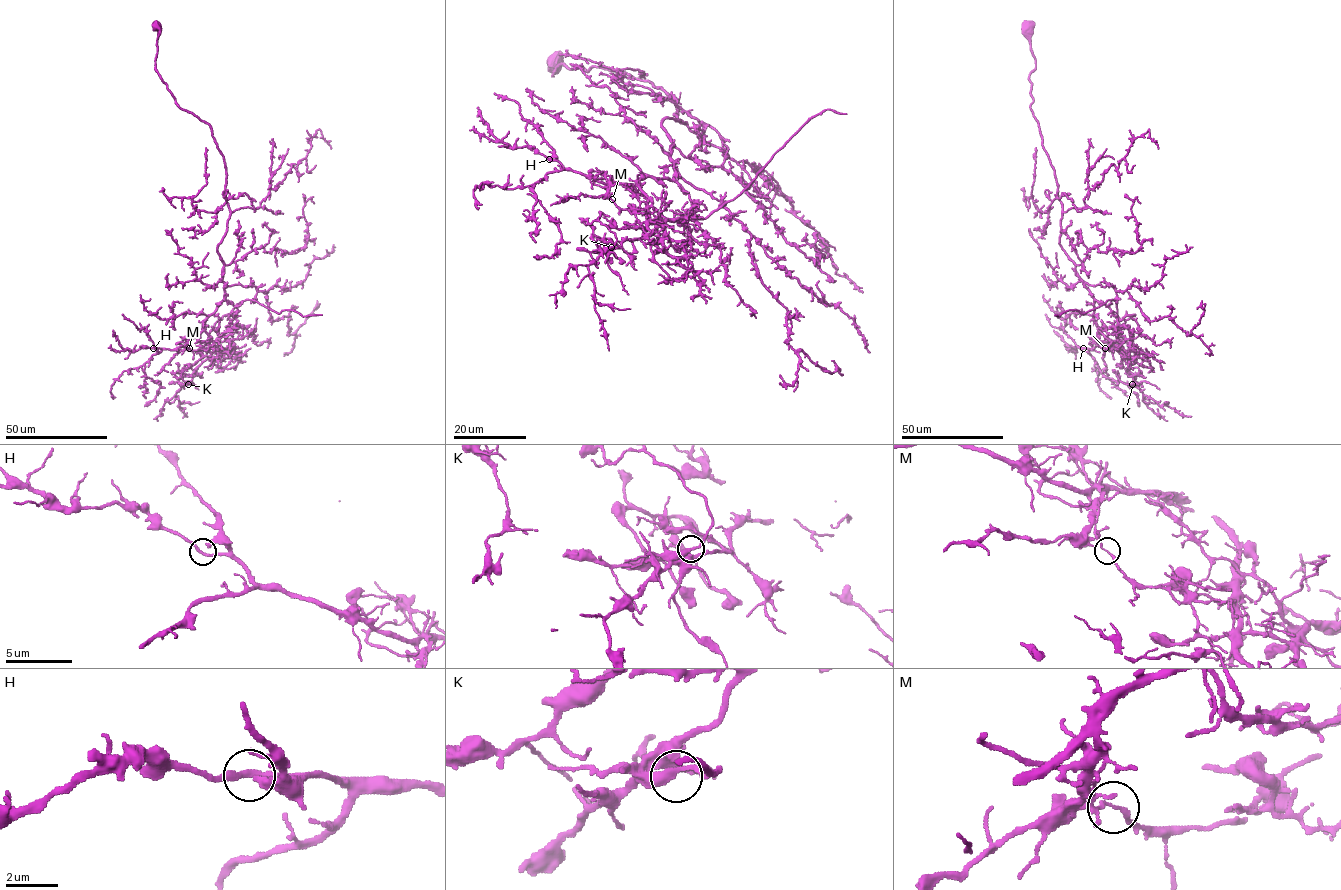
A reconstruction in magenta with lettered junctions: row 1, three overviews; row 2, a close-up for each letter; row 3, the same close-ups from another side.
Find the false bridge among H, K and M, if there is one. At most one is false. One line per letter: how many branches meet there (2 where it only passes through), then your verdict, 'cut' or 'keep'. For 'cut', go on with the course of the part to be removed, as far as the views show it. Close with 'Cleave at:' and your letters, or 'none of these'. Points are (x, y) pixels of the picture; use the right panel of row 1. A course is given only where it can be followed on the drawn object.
H: 2 branches meet; keep
K: 2 branches meet; keep
M: 2 branches meet; cut; foreign part runs (1105, 348), (1118, 350), (1118, 323), (1135, 314), (1119, 331), (1128, 352), (1136, 359), (1126, 371), (1141, 386)
Cleave at: M

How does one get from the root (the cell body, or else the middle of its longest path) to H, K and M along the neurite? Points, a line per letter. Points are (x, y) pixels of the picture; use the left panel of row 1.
H: (156, 25), (156, 71), (177, 105), (209, 125), (230, 215), (217, 249), (223, 300), (185, 344), (153, 348)
K: (156, 25), (156, 71), (209, 125), (230, 212), (217, 249), (224, 296), (204, 323), (210, 355), (188, 384)
M: (156, 25), (156, 71), (177, 105), (209, 125), (225, 162), (230, 212), (217, 249), (223, 300), (189, 348)

